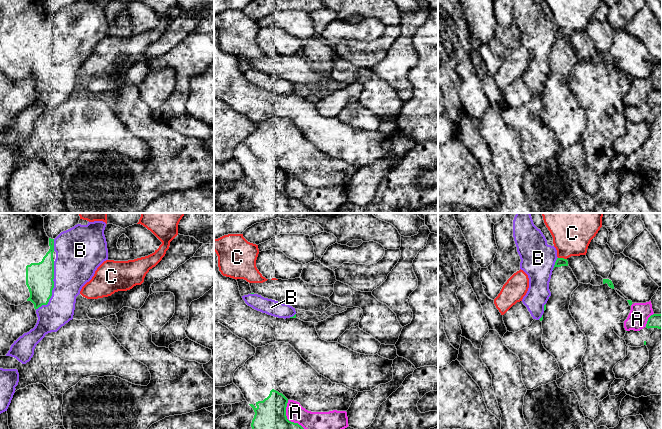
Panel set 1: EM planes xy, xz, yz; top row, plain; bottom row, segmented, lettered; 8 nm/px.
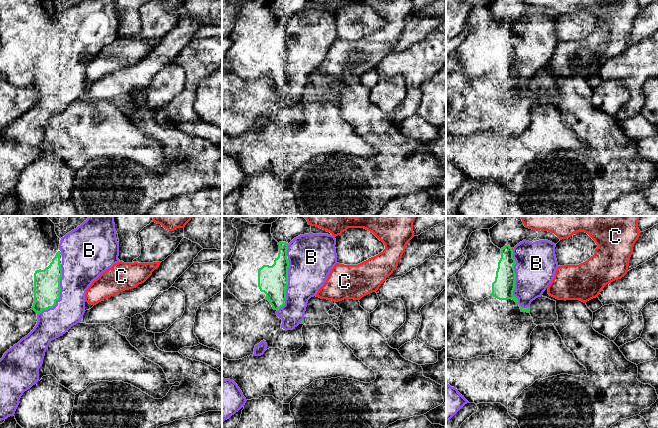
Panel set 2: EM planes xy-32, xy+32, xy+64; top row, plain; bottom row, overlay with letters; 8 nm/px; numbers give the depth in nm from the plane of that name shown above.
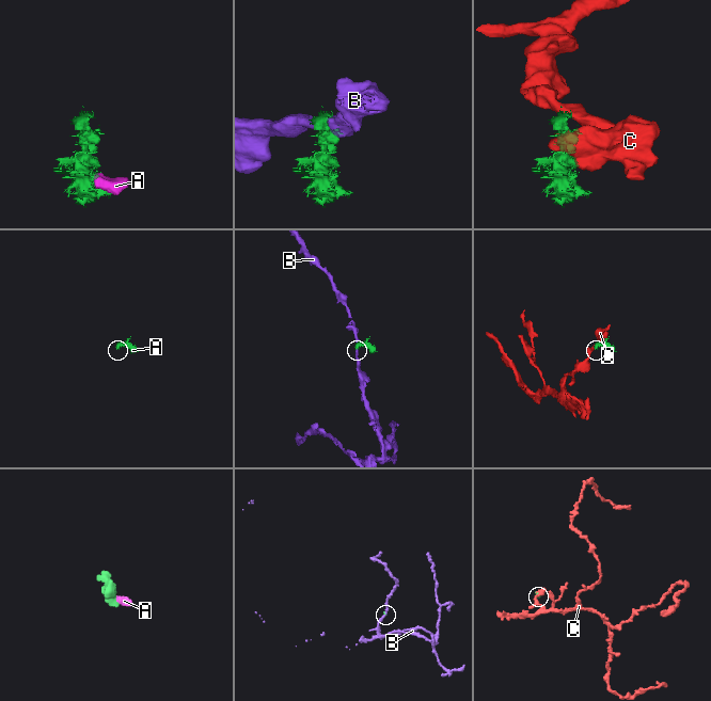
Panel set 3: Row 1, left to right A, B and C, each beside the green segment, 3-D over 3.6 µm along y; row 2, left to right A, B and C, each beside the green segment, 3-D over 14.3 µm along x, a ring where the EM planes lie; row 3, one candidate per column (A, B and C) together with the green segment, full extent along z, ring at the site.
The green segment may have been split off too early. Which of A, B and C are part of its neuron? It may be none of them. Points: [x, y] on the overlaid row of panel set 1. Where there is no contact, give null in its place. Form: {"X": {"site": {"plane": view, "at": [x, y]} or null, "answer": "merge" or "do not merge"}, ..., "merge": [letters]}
{"A": {"site": {"plane": "xz", "at": [286, 418]}, "answer": "do not merge"}, "B": {"site": {"plane": "xy", "at": [53, 287]}, "answer": "do not merge"}, "C": {"site": {"plane": "yz", "at": [562, 258]}, "answer": "do not merge"}, "merge": []}

